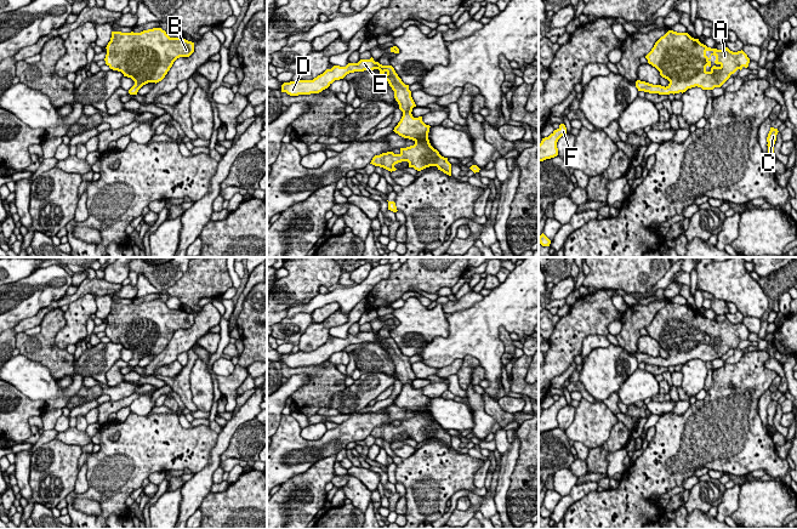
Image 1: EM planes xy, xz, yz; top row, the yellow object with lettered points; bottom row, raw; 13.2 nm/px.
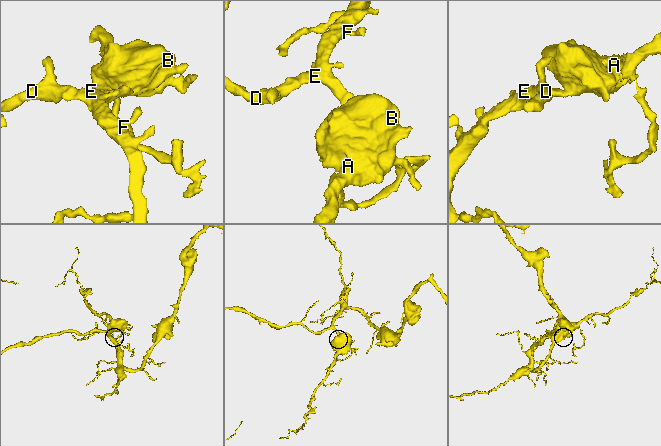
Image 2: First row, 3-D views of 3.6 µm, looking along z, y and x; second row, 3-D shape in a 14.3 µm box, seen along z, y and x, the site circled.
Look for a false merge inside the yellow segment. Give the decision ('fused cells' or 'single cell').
single cell

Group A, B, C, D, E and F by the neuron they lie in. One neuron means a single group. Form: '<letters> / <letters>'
A B C D E F

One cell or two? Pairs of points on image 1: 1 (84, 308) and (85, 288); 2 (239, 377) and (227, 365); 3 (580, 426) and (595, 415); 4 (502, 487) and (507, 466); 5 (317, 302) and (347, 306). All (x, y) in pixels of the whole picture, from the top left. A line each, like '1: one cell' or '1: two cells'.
1: two cells
2: two cells
3: one cell
4: one cell
5: one cell

